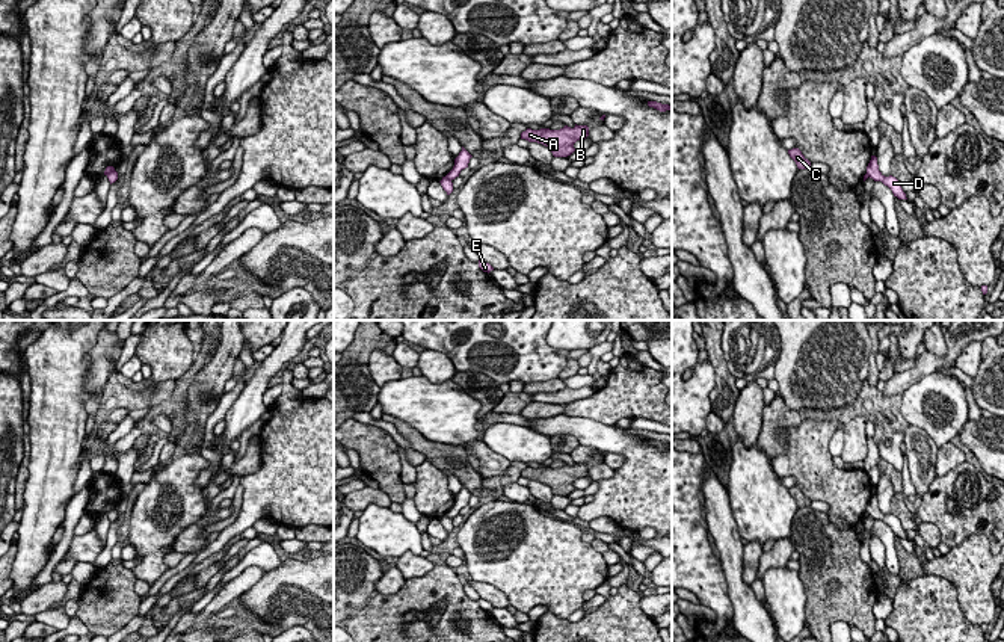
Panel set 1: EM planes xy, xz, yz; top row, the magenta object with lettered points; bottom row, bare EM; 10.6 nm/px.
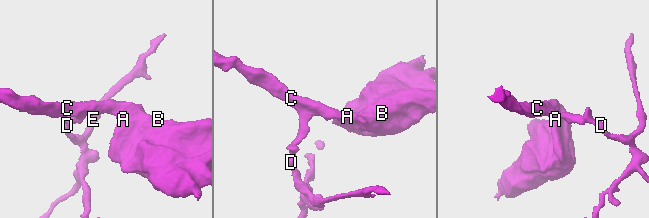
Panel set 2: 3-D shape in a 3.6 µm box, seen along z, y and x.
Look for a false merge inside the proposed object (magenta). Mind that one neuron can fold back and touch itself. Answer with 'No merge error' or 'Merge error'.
Merge error

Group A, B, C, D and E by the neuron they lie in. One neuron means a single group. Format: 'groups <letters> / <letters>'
groups A B C / D E

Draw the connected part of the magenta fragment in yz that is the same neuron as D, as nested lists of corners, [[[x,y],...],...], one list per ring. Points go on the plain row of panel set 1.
[[[871,494],[871,498],[870,498],[868,505],[867,505],[867,512],[874,520],[882,520],[885,524],[888,524],[892,529],[894,535],[897,535],[898,538],[907,538],[906,532],[901,527],[901,521],[895,515],[892,515],[892,514],[885,515],[879,509],[879,503],[877,503],[877,495],[876,494]]]

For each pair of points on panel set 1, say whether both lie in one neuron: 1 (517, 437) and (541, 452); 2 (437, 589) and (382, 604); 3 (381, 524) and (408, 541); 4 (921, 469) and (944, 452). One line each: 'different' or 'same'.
1: same
2: same
3: same
4: different

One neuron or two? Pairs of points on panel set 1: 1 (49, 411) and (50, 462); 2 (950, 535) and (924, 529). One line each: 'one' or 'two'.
1: one
2: two

